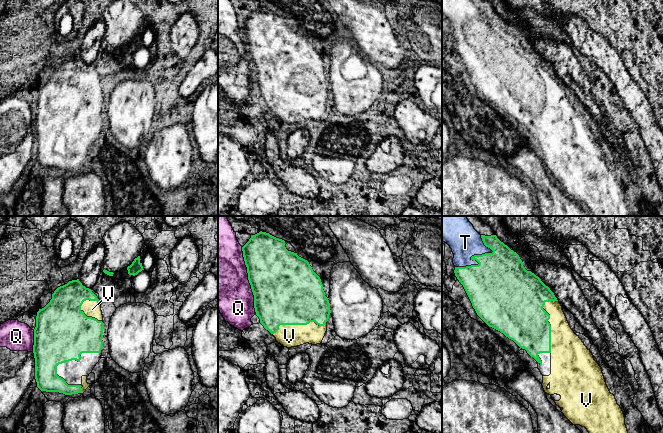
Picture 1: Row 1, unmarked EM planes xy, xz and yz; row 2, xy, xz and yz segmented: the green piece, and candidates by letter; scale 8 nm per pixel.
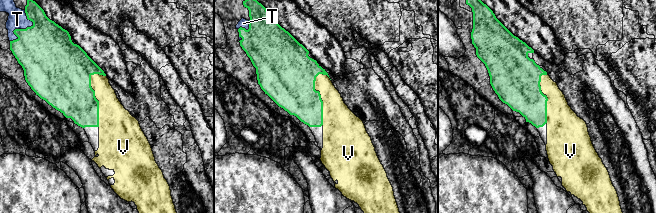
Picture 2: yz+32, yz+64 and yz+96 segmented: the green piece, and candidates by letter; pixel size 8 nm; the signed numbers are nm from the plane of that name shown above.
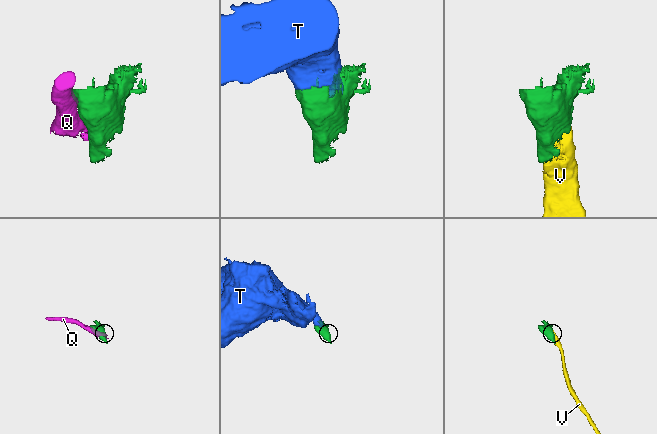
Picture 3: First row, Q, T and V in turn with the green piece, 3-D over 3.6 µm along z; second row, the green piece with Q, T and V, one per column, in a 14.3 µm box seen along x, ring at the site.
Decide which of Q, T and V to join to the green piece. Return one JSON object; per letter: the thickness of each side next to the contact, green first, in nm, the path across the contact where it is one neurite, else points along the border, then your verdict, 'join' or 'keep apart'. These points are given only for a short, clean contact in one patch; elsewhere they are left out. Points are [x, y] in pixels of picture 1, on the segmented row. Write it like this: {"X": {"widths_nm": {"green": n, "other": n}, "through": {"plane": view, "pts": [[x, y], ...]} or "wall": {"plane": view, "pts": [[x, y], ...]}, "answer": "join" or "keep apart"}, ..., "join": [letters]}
{"Q": {"widths_nm": {"green": 480, "other": 480}, "answer": "keep apart"}, "T": {"widths_nm": {"green": 380, "other": 260}, "answer": "join"}, "V": {"widths_nm": {"green": 400, "other": 260}, "answer": "join"}, "join": ["T", "V"]}

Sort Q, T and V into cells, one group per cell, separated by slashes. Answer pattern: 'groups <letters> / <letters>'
groups Q / T V

